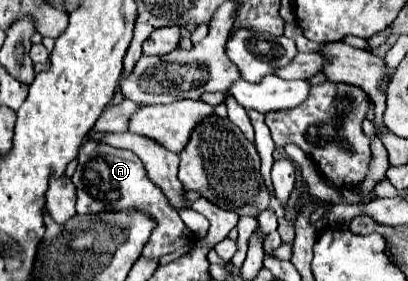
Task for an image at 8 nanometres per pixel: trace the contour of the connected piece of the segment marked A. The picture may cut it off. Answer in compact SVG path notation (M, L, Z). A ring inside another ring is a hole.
M88 140L80 148L78 160L80 164L72 176L72 182L76 186L78 214L102 212L102 210L130 210L130 208L148 212L156 220L156 228L152 230L152 236L144 246L142 256L146 258L160 258L192 242L192 232L182 222L180 214L168 206L168 200L158 190L158 186L150 182L142 160L132 150L118 150L118 148L100 144L96 140Z

